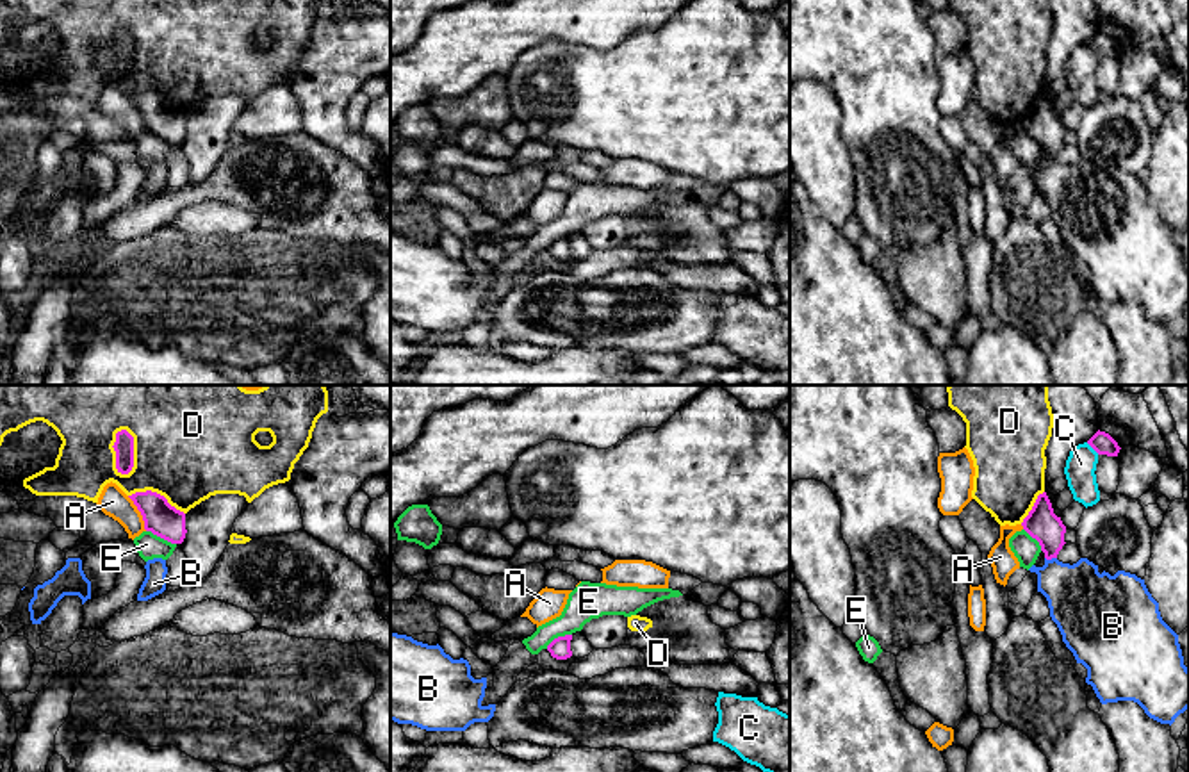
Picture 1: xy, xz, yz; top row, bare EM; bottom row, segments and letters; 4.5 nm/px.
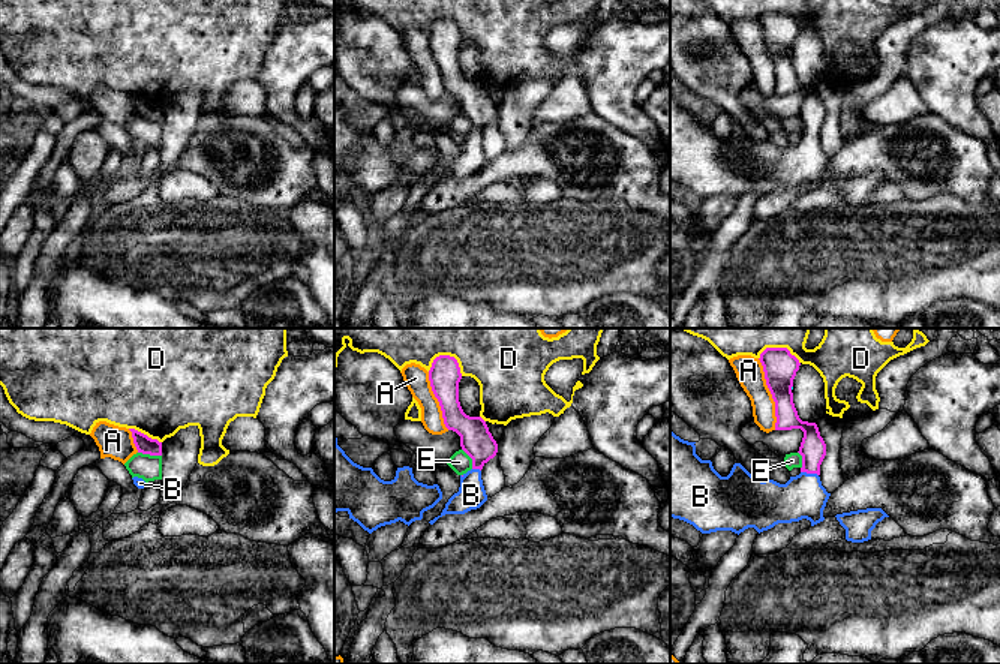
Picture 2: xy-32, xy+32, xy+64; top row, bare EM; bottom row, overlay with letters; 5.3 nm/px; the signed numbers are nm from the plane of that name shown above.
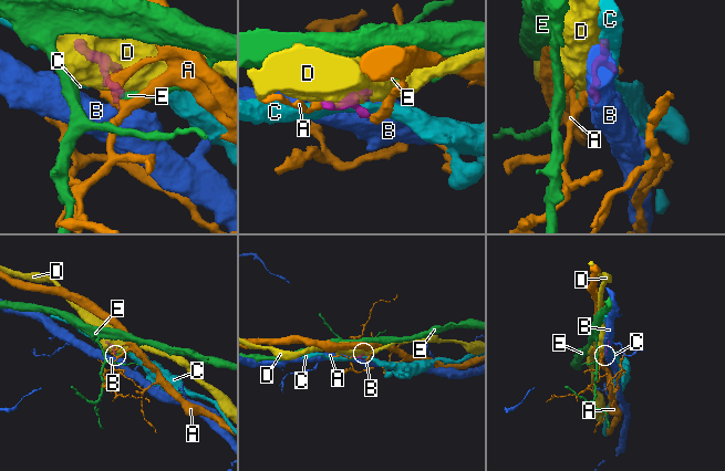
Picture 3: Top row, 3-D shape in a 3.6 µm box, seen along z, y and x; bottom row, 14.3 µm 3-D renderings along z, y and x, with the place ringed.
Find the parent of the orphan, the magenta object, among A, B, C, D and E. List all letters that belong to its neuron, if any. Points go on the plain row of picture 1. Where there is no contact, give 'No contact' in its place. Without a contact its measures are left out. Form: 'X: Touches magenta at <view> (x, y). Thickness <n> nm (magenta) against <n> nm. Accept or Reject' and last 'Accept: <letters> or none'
A: Touches magenta at xy (141, 114). Thickness 150 nm (magenta) against 140 nm. Reject
B: Touches magenta at yz (1050, 159). Thickness 150 nm (magenta) against 300 nm. Accept
C: Touches magenta at yz (1093, 49). Thickness 100 nm (magenta) against 140 nm. Reject
D: Touches magenta at xy (132, 52). Thickness 90 nm (magenta) against 460 nm. Reject
E: Touches magenta at xy (161, 138). Thickness 150 nm (magenta) against 120 nm. Reject
Accept: B

